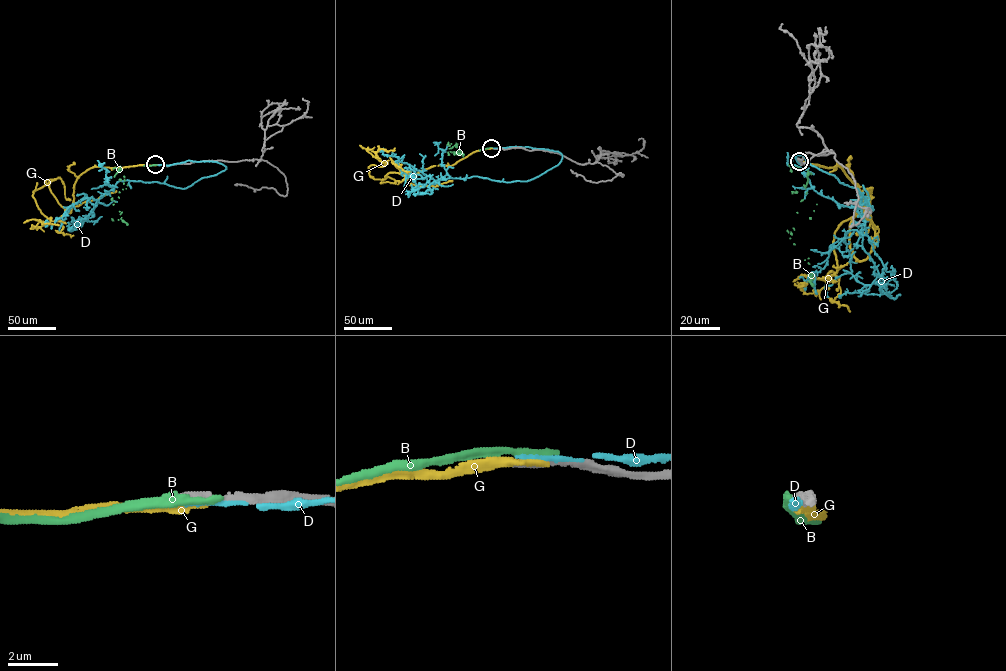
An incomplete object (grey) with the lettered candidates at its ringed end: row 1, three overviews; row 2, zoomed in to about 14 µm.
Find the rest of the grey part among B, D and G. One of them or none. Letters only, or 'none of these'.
none of these

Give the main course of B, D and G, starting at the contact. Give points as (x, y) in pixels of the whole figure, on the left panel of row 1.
B: (156, 165), (143, 165), (124, 176), (118, 197), (121, 217), (112, 218)
D: (157, 165), (216, 161), (226, 168), (185, 188), (119, 181), (97, 200), (72, 204), (47, 225)
G: (156, 165), (87, 169), (74, 185), (70, 212), (49, 182), (33, 191), (50, 218), (40, 221), (59, 225)

